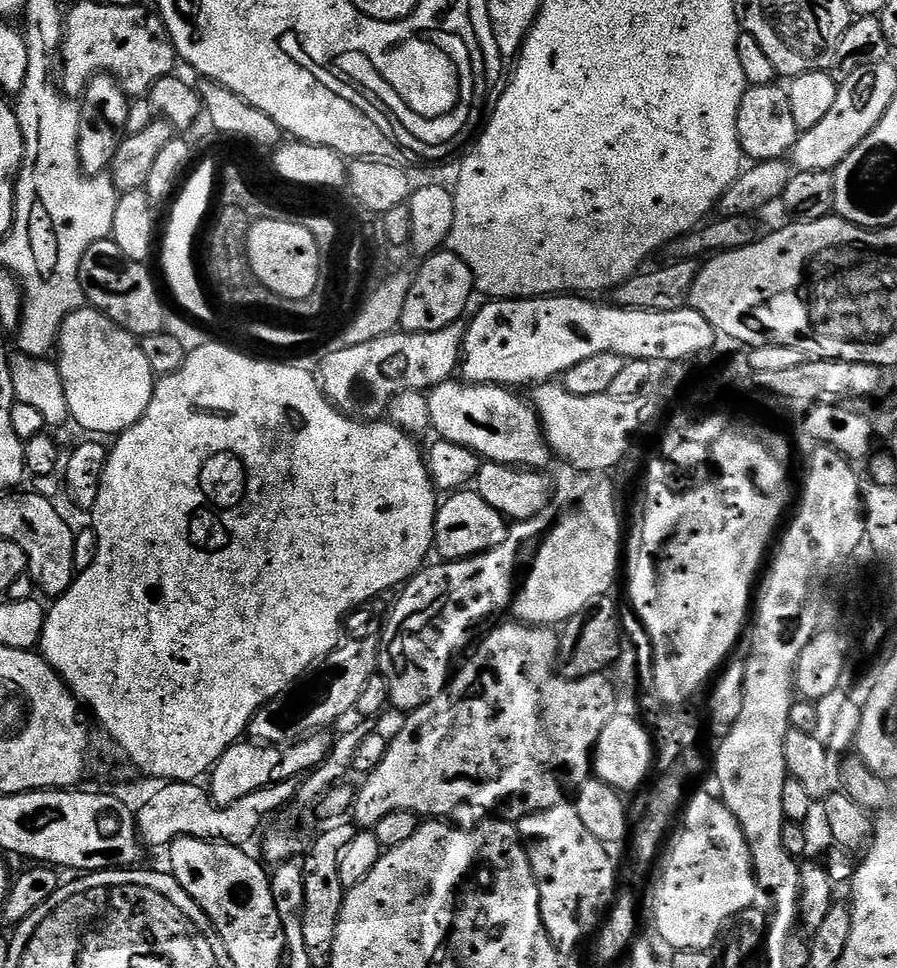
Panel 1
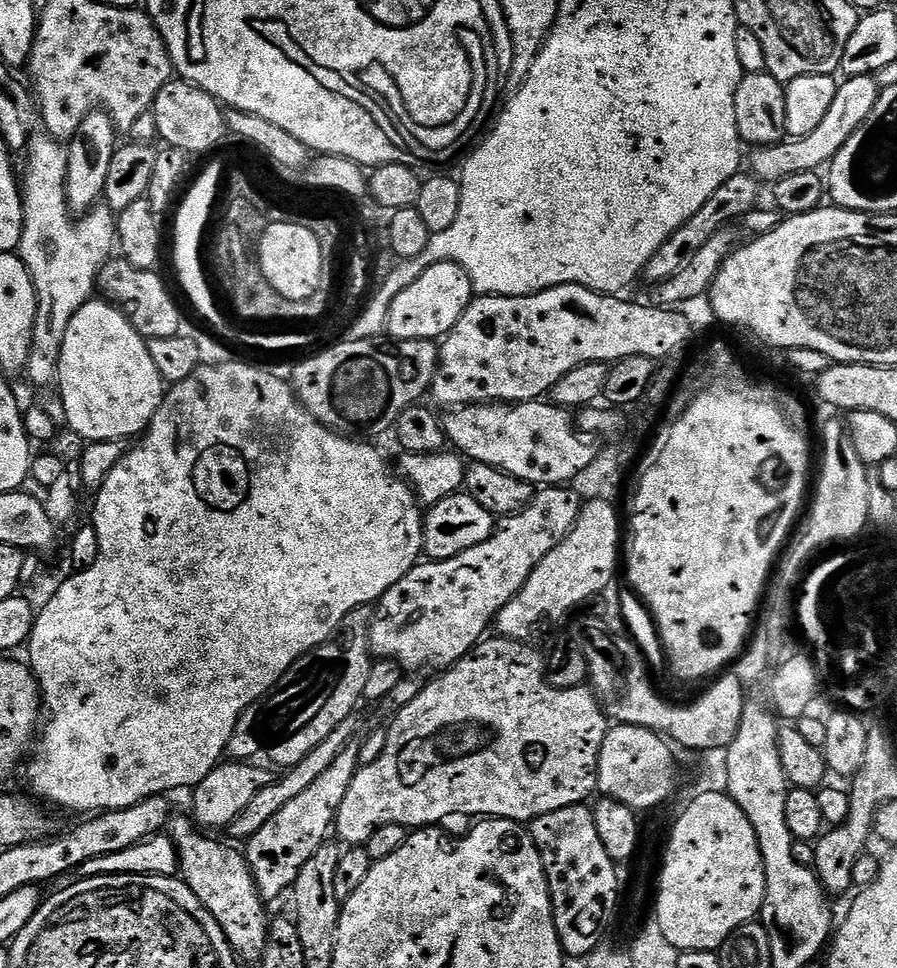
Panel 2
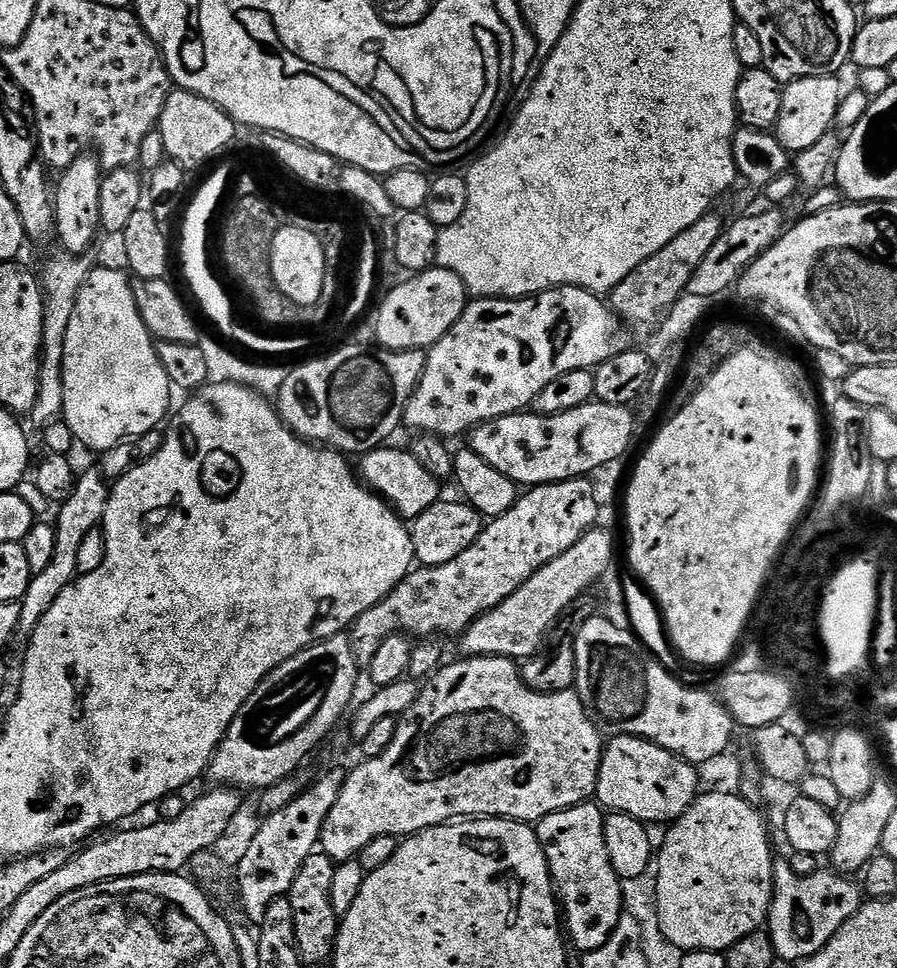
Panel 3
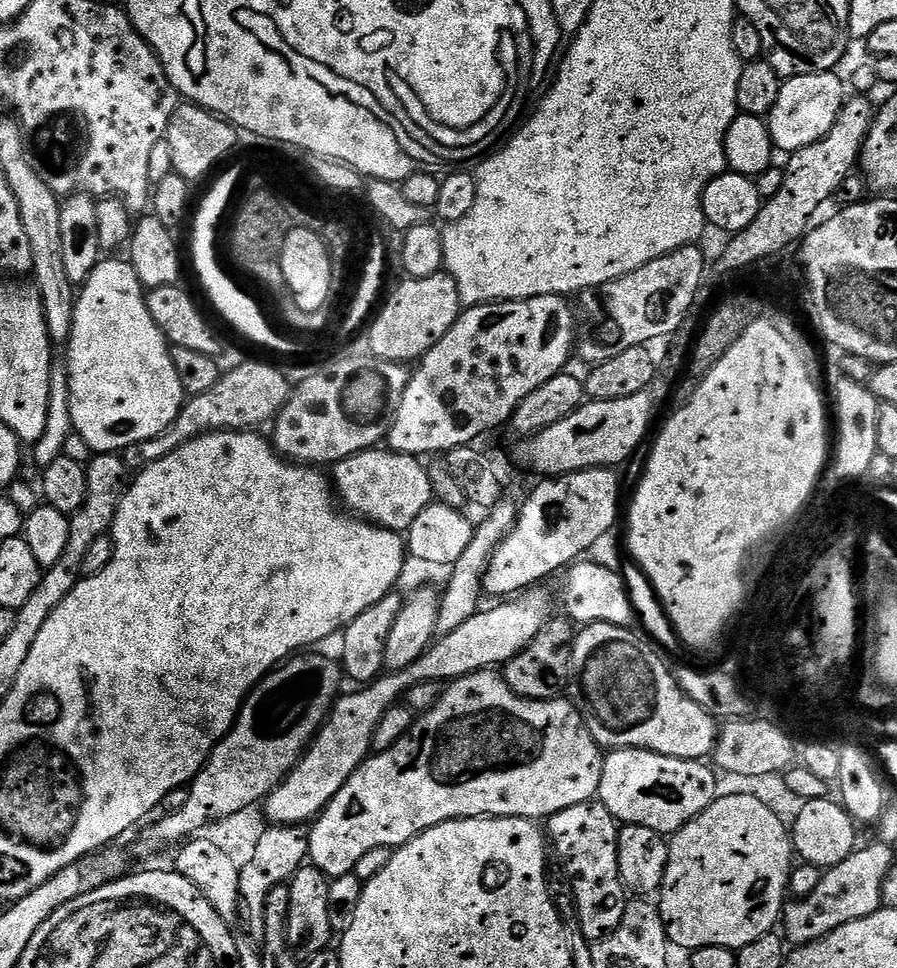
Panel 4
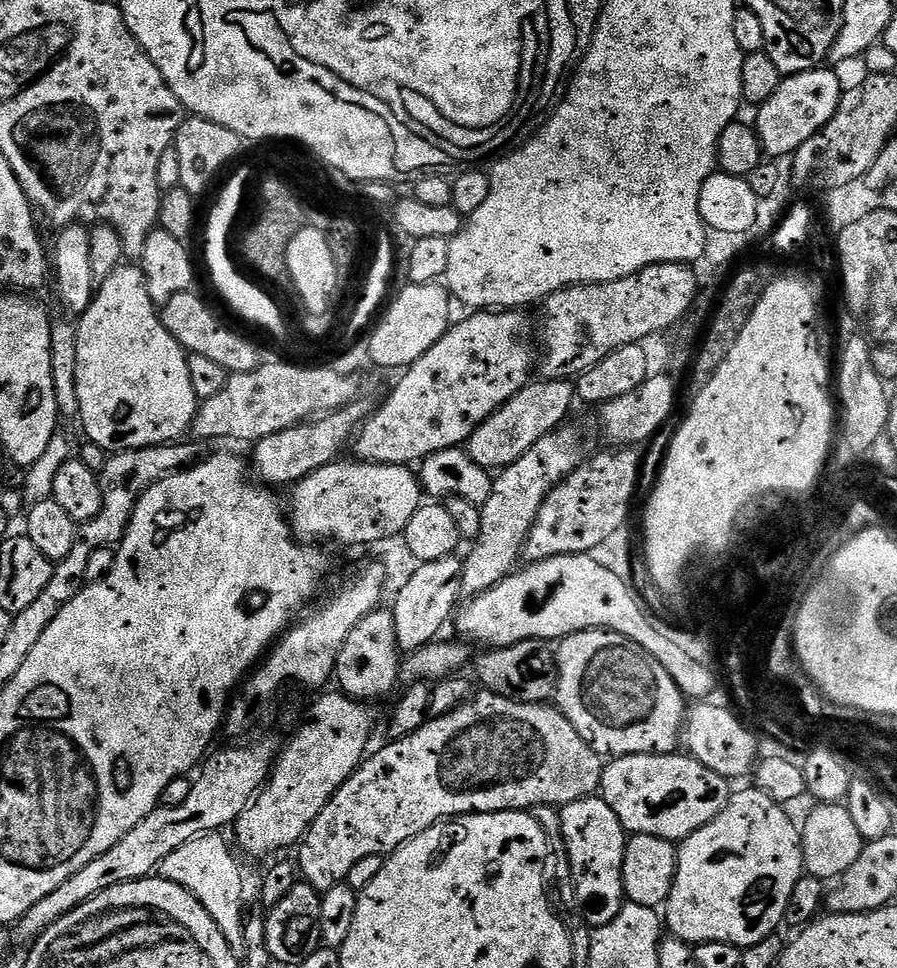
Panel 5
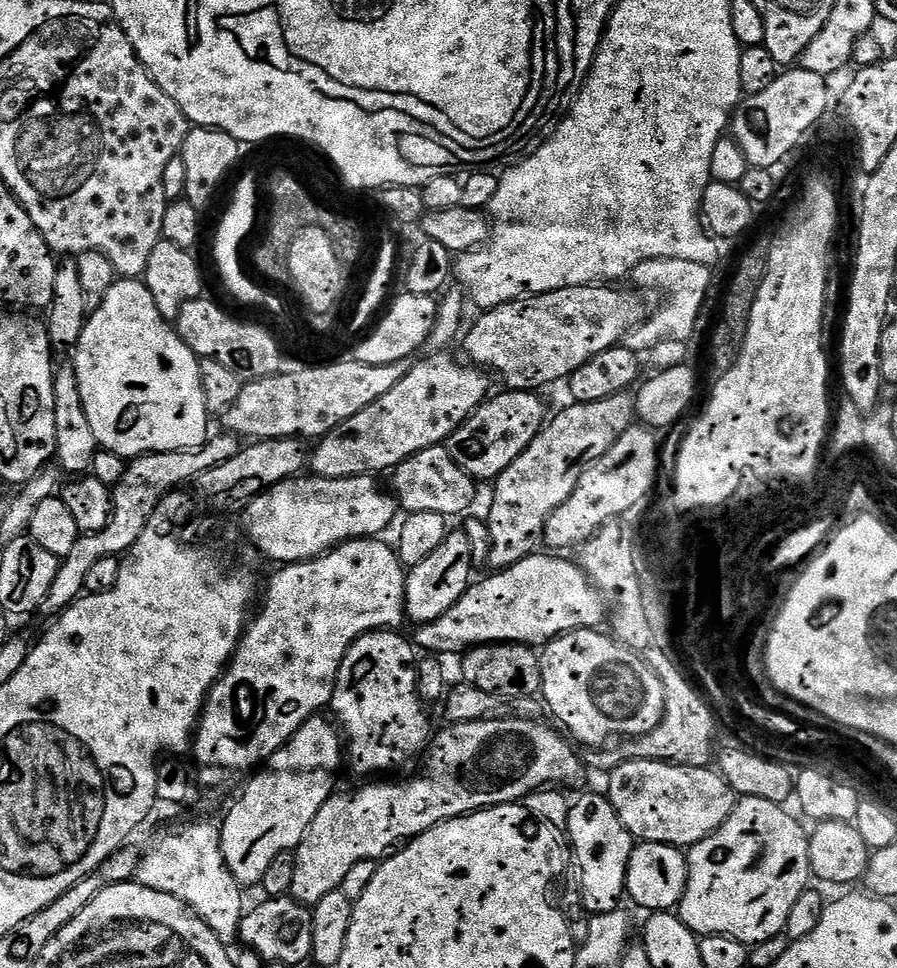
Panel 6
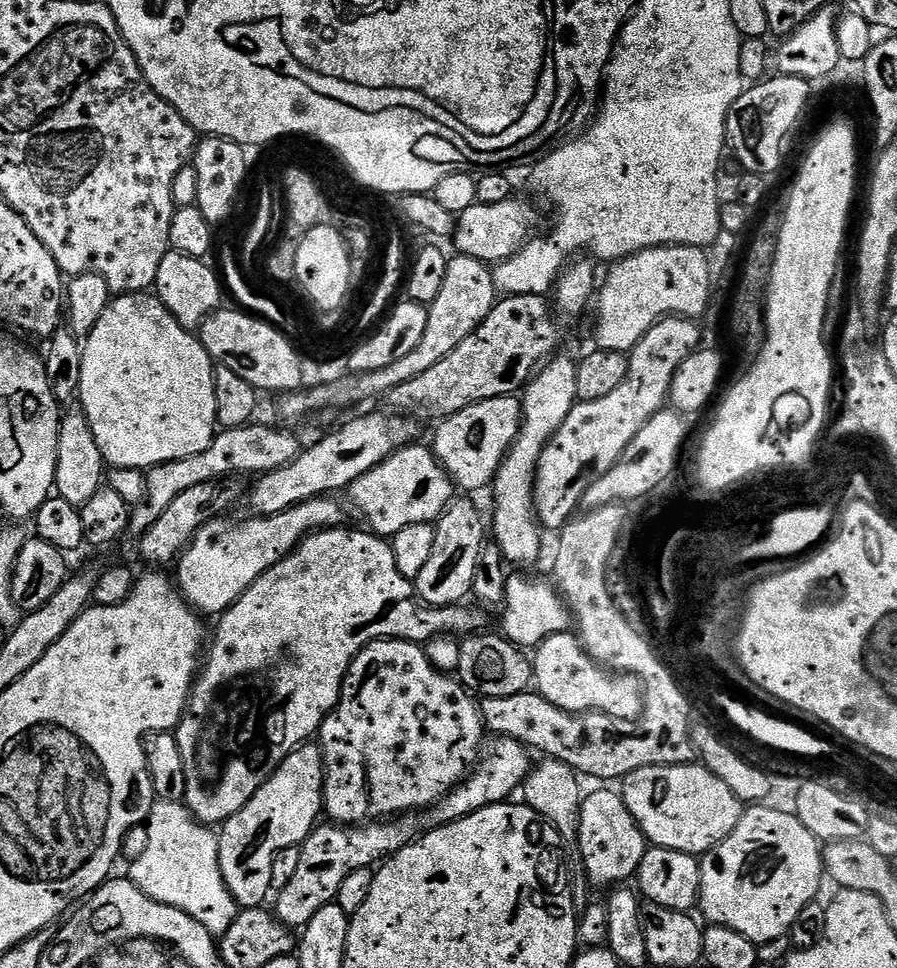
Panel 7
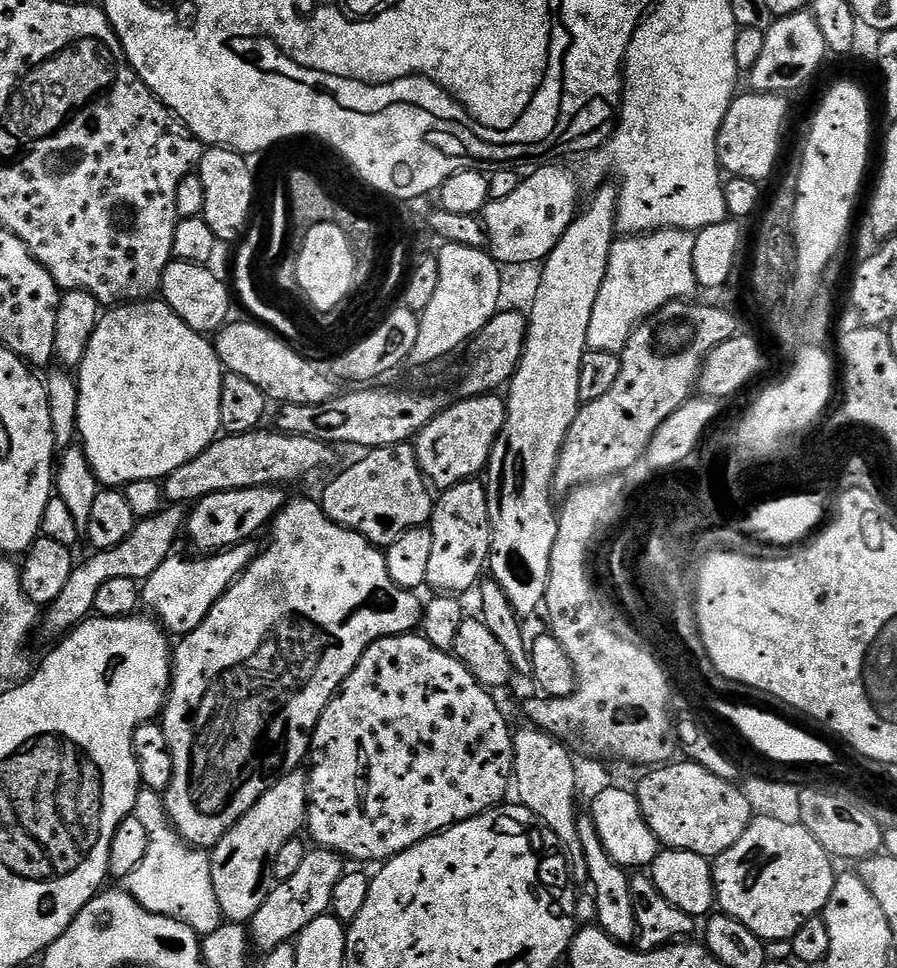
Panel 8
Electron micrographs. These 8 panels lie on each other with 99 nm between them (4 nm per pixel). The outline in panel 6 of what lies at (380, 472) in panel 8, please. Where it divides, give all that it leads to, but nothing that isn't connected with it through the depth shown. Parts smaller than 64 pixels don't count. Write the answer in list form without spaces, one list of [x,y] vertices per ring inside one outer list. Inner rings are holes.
[[[444,446],[427,448],[406,458],[406,462],[398,465],[391,476],[391,491],[405,513],[433,512],[442,514],[445,518],[463,517],[468,512],[467,508],[476,500],[477,481],[466,474],[466,470],[462,470],[454,458],[450,458],[447,447]]]

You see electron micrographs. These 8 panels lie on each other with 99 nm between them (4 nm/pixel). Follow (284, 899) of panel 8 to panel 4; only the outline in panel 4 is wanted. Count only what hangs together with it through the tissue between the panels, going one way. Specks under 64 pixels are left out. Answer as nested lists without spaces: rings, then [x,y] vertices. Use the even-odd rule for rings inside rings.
[[[485,670],[460,676],[441,691],[440,697],[437,698],[436,704],[432,708],[419,713],[413,719],[411,730],[397,744],[390,746],[390,750],[385,752],[369,755],[368,759],[360,765],[358,771],[348,779],[346,786],[342,786],[342,790],[338,790],[338,794],[334,794],[332,801],[316,817],[308,832],[308,860],[328,877],[335,878],[355,873],[358,858],[362,858],[362,854],[370,854],[370,850],[378,850],[379,848],[393,850],[401,848],[403,844],[425,832],[427,828],[433,828],[447,820],[519,816],[522,820],[543,821],[570,806],[586,804],[597,799],[602,782],[604,758],[605,753],[590,734],[590,730],[584,727],[584,719],[580,717],[580,712],[571,699],[527,700],[514,694],[514,690],[510,690],[510,686],[504,681],[503,675],[496,670]]]

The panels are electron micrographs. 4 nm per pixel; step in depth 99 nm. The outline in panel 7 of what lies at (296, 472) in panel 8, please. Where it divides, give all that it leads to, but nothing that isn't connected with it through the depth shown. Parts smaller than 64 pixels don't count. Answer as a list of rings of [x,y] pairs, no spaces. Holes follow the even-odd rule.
[[[243,424],[237,428],[226,428],[217,431],[210,446],[202,450],[202,454],[194,454],[190,458],[182,458],[174,462],[159,464],[153,468],[147,469],[145,475],[146,490],[142,502],[131,509],[128,517],[127,535],[133,538],[144,536],[162,514],[166,514],[166,509],[178,494],[192,489],[194,486],[202,486],[202,482],[211,480],[223,480],[229,476],[239,476],[248,478],[251,472],[263,474],[273,472],[282,466],[286,466],[302,451],[302,444],[299,444],[294,437],[283,427],[271,428],[268,424]]]

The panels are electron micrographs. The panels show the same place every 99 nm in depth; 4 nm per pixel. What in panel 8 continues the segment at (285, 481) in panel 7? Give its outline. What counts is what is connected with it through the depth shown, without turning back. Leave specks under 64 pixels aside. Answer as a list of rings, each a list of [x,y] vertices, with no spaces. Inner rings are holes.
[[[258,486],[257,488],[243,488],[242,490],[226,490],[218,494],[210,494],[206,498],[195,501],[186,516],[186,536],[197,548],[197,553],[211,554],[222,552],[225,548],[233,548],[235,544],[243,544],[253,539],[255,532],[260,532],[269,527],[280,513],[286,503],[285,489],[280,486]]]

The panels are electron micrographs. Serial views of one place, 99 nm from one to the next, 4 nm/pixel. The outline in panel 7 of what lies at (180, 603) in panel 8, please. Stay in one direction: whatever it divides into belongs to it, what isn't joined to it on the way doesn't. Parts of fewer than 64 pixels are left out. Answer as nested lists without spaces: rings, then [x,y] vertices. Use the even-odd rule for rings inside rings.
[[[316,496],[282,514],[252,514],[249,520],[240,520],[222,529],[217,536],[212,536],[211,527],[201,528],[174,564],[174,583],[180,595],[197,613],[205,617],[219,617],[231,604],[238,602],[238,598],[246,594],[246,590],[250,590],[252,583],[262,578],[266,570],[289,556],[308,533],[341,527],[345,523],[344,512],[336,500],[339,499]]]

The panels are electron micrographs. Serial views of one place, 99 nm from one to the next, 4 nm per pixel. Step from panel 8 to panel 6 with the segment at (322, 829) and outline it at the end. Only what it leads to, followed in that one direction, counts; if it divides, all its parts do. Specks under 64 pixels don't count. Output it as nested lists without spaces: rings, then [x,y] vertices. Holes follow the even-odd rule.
[[[381,630],[379,632],[367,632],[364,636],[357,638],[350,646],[350,650],[346,654],[346,658],[342,662],[342,666],[336,675],[336,689],[332,695],[330,705],[331,711],[336,711],[335,719],[338,721],[339,727],[342,729],[343,735],[346,737],[346,764],[347,767],[352,767],[352,772],[356,776],[368,776],[364,778],[376,778],[379,772],[392,772],[395,768],[404,768],[412,759],[423,757],[426,749],[429,747],[430,741],[433,739],[434,731],[432,732],[432,724],[428,721],[426,705],[420,698],[420,687],[418,686],[418,652],[414,647],[413,641],[408,640],[404,636],[399,636],[401,633],[396,630]]]

